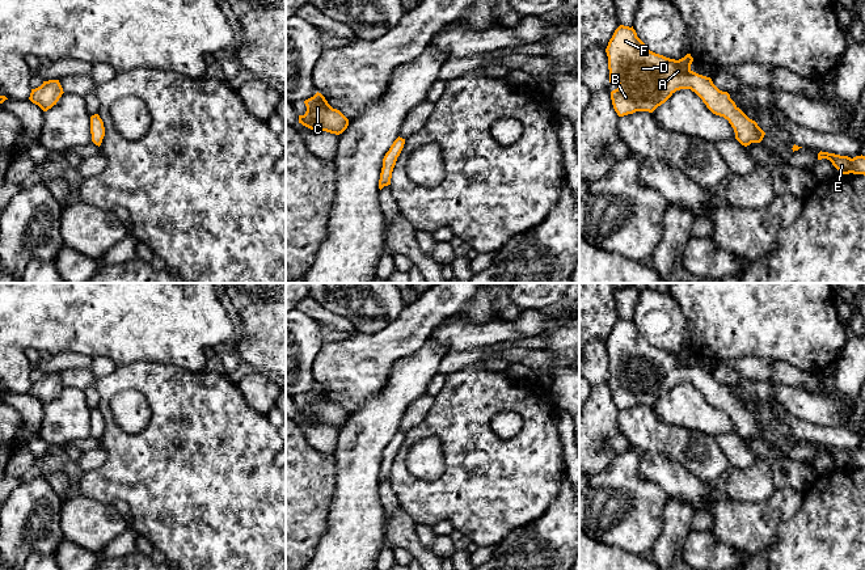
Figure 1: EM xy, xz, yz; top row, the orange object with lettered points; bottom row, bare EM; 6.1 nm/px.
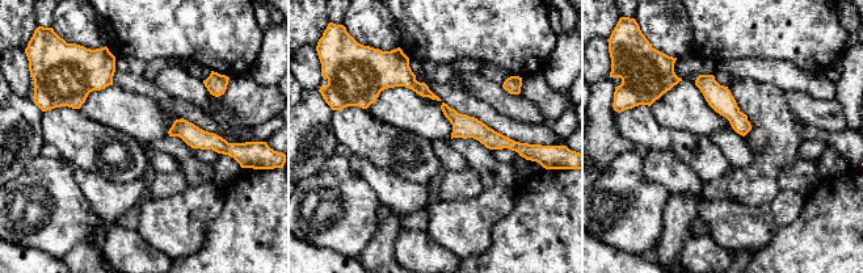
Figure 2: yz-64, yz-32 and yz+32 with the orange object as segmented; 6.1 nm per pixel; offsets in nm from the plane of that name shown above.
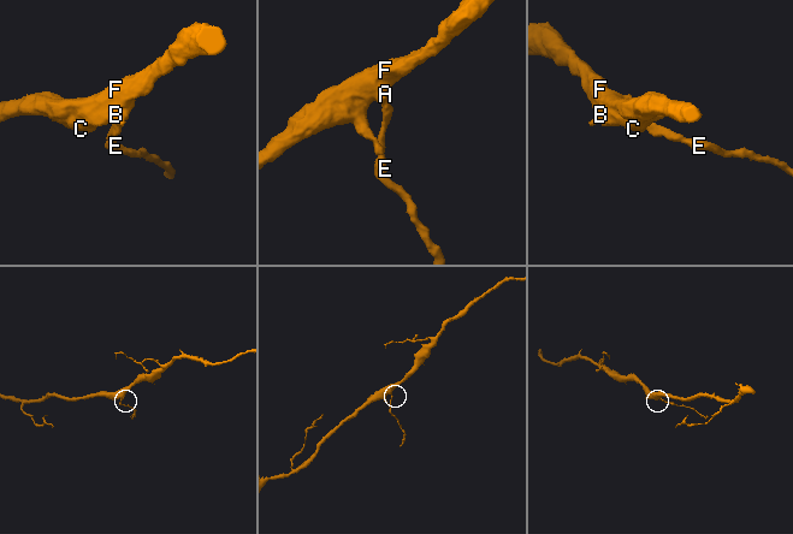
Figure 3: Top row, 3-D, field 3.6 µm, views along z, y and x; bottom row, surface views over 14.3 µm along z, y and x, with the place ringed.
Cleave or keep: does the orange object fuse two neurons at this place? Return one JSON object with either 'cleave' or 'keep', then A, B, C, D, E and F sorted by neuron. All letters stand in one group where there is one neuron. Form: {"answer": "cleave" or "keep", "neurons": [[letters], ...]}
{"answer": "keep", "neurons": [["A", "B", "C", "D", "E", "F"]]}

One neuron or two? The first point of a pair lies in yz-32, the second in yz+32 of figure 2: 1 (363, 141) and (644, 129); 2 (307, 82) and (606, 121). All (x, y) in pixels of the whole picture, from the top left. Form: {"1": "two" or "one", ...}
{"1": "one", "2": "two"}

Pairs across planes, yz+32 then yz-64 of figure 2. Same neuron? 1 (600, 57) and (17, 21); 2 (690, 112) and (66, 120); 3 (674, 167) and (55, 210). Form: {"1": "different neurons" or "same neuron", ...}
{"1": "different neurons", "2": "different neurons", "3": "different neurons"}

